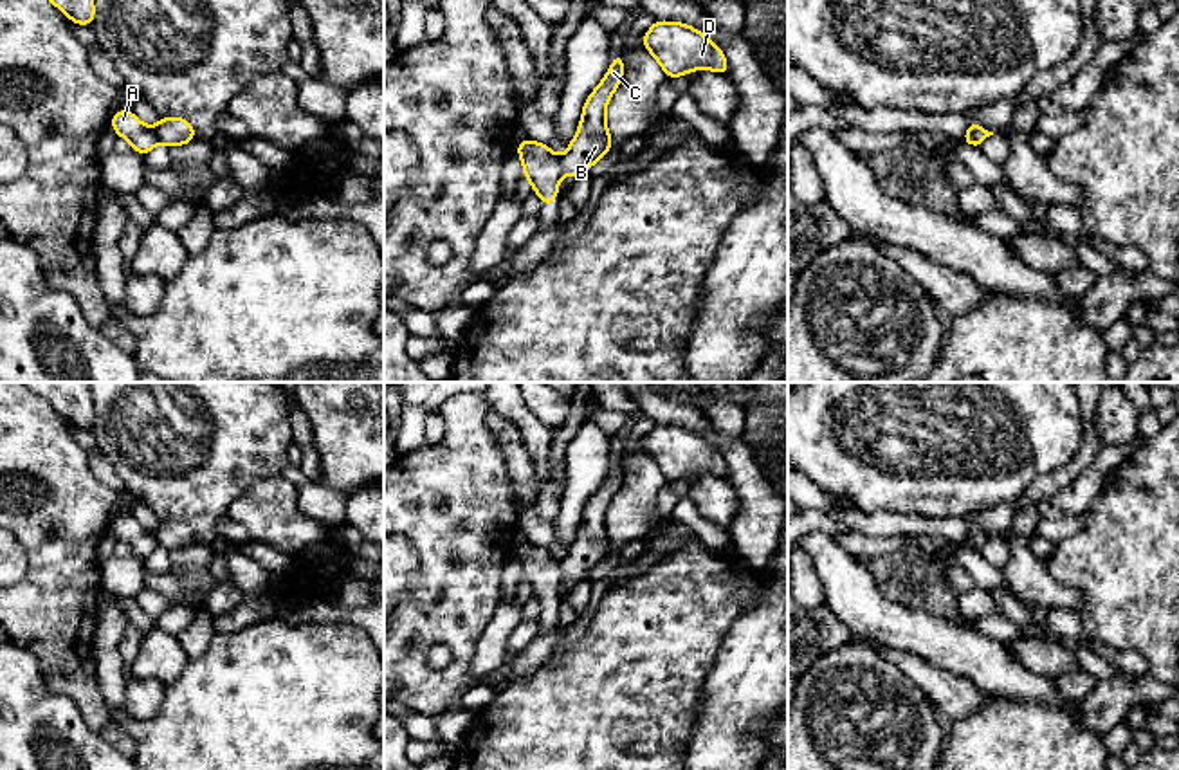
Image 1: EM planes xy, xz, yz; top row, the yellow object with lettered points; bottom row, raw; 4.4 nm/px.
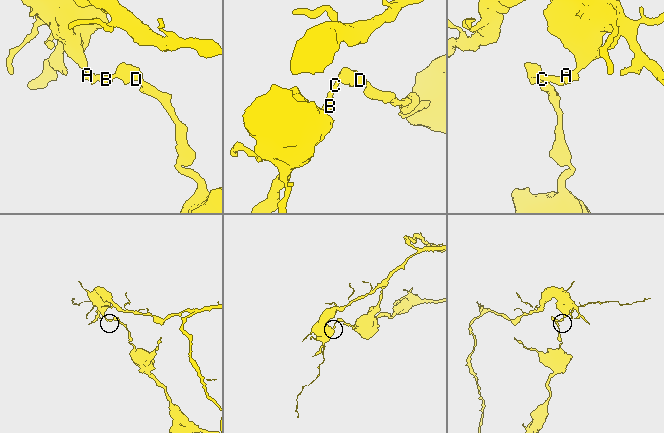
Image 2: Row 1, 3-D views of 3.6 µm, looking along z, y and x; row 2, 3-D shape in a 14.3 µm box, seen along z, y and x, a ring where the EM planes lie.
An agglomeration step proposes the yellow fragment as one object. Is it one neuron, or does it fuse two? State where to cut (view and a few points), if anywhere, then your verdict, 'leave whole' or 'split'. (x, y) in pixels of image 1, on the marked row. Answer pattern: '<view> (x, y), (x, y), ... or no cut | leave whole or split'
xz (557, 157), (565, 172) | split

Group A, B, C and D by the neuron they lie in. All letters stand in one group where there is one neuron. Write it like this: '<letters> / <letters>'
A / B C D

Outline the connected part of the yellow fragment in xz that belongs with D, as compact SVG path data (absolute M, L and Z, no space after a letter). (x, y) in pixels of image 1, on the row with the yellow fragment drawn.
M654 20L642 45L656 58L669 79L699 69L728 74L723 50L687 23Z

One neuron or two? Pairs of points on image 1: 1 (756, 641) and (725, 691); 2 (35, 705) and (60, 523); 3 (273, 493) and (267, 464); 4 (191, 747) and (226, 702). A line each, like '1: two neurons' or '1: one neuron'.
1: one neuron
2: two neurons
3: two neurons
4: one neuron

